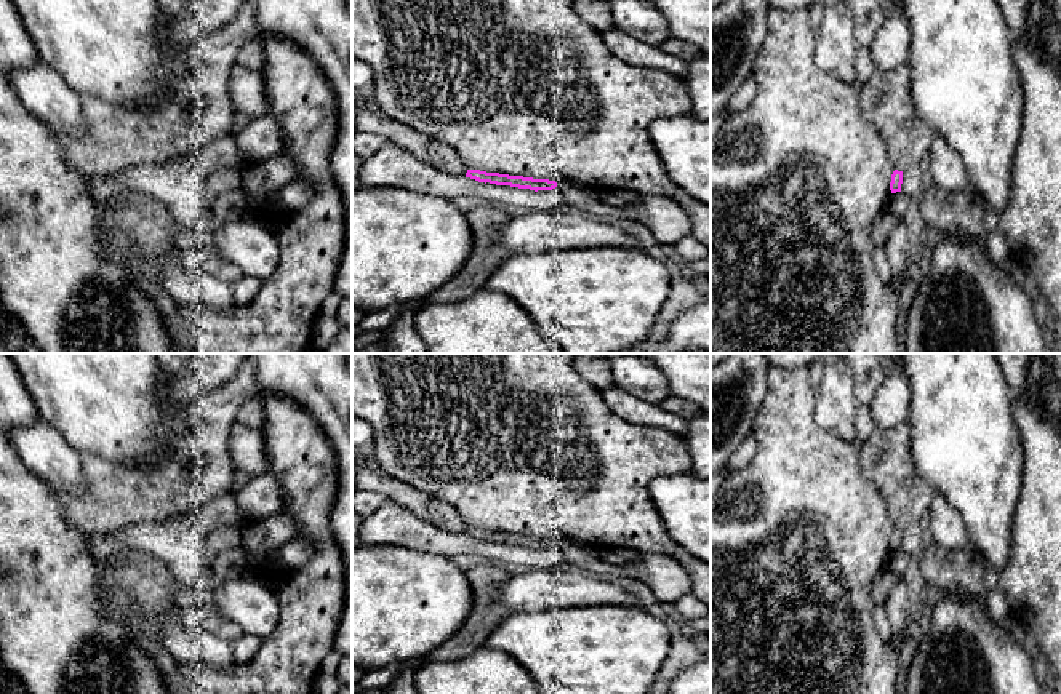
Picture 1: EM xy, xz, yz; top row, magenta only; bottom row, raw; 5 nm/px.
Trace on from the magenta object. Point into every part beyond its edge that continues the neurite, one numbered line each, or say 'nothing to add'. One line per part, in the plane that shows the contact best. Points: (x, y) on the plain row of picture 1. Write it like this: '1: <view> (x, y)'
nothing to add

